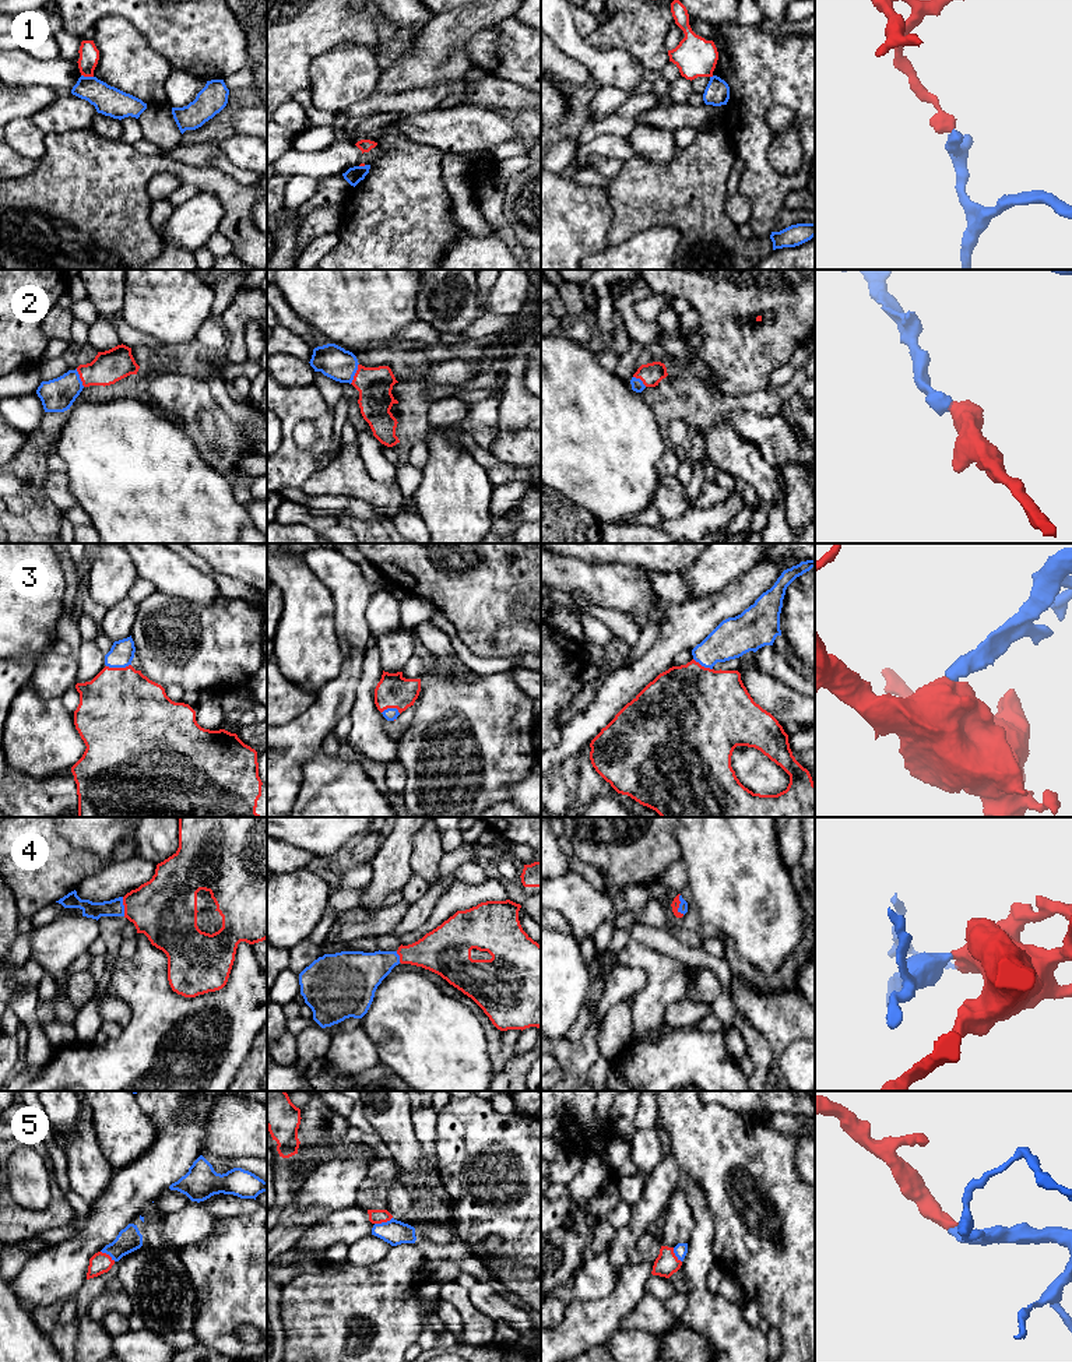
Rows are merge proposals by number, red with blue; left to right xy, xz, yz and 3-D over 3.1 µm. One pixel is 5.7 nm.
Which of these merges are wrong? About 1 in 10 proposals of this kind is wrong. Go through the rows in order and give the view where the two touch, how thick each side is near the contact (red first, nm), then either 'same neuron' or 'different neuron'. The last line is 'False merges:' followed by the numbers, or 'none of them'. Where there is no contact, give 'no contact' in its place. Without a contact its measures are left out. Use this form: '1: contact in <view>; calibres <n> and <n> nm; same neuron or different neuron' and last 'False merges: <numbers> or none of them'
1: contact in xy; calibres 110 and 170 nm; different neuron
2: contact in xz; calibres 200 and 190 nm; same neuron
3: contact in xy; calibres 480 and 140 nm; same neuron
4: contact in yz; calibres 50 and 50 nm; same neuron
5: contact in xz; calibres 80 and 140 nm; same neuron
False merges: 1

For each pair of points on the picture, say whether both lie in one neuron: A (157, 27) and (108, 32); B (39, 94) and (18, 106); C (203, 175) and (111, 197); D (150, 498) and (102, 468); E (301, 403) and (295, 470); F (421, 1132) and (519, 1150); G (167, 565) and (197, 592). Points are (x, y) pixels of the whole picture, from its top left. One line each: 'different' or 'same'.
A: different
B: same
C: same
D: same
E: same
F: different
G: same

